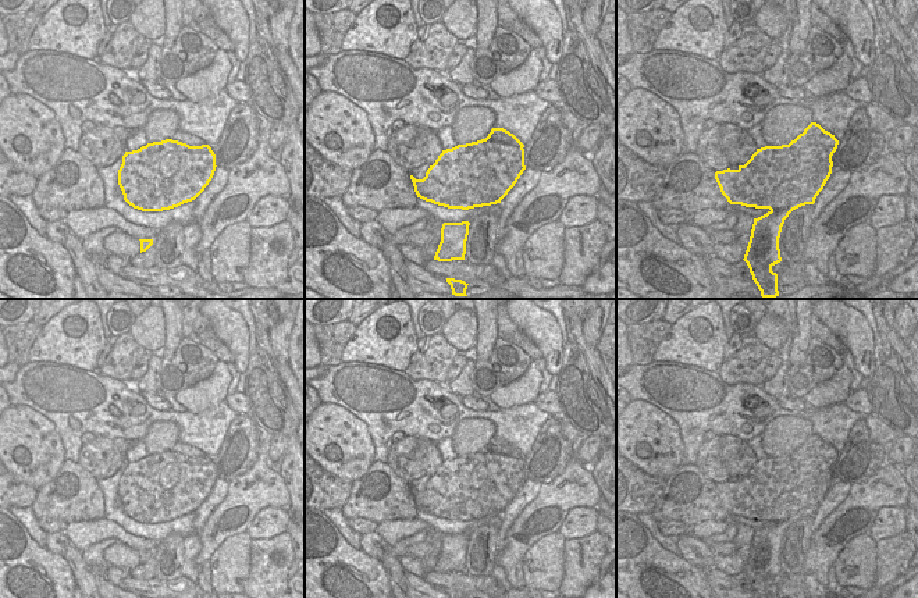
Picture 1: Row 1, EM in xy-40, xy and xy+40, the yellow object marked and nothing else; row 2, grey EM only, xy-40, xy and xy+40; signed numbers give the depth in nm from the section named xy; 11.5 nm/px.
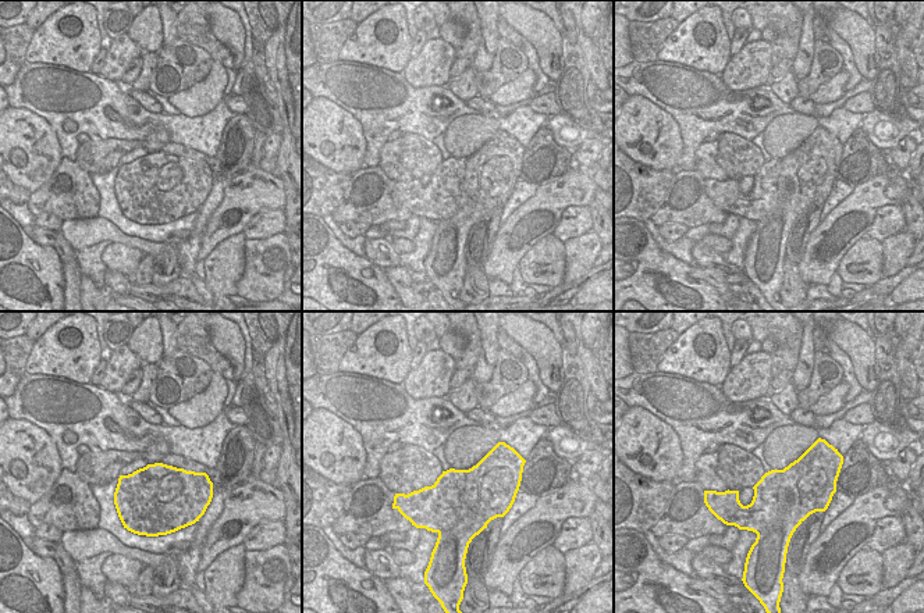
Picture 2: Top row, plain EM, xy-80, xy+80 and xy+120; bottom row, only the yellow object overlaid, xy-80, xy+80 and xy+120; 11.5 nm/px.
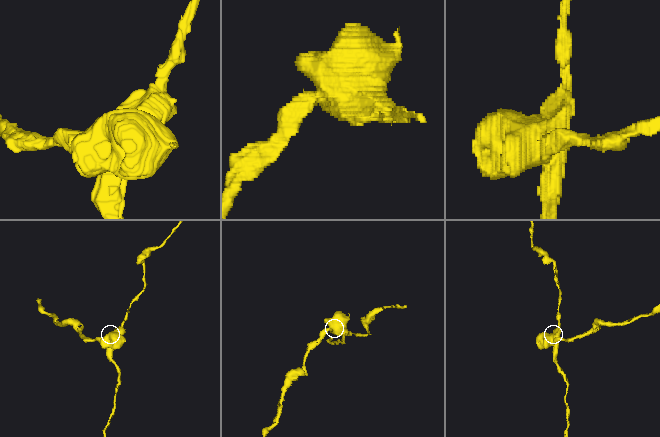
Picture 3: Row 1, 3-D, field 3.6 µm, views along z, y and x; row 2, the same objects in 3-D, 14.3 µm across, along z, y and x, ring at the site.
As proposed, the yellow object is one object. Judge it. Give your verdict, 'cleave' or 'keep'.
cleave

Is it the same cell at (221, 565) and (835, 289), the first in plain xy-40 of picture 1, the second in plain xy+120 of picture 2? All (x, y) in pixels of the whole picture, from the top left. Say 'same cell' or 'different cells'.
different cells

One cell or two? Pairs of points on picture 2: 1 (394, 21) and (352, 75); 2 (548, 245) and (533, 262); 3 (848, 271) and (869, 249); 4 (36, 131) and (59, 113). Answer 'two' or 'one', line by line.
1: two
2: one
3: one
4: two

